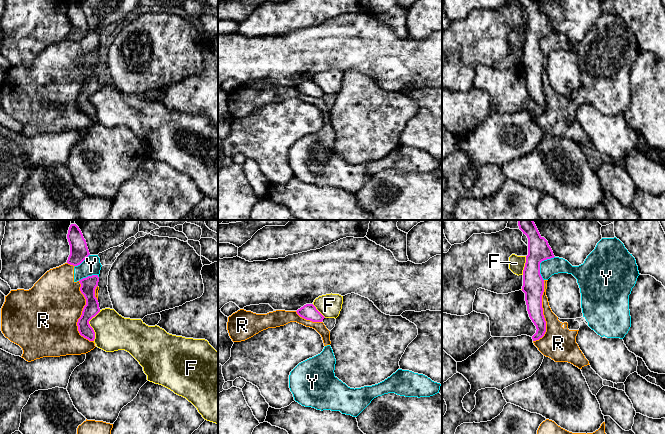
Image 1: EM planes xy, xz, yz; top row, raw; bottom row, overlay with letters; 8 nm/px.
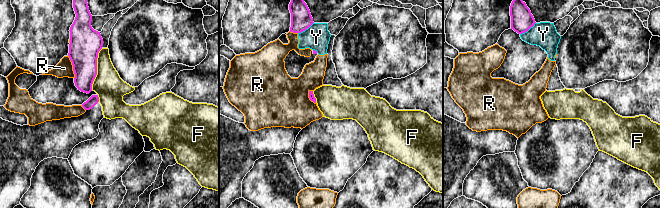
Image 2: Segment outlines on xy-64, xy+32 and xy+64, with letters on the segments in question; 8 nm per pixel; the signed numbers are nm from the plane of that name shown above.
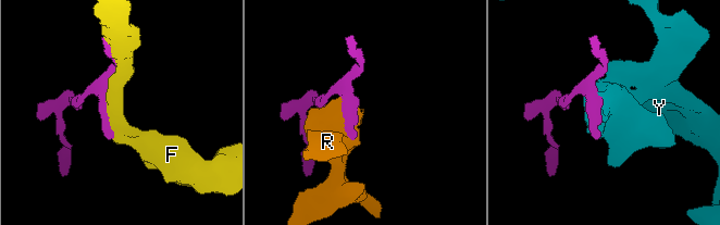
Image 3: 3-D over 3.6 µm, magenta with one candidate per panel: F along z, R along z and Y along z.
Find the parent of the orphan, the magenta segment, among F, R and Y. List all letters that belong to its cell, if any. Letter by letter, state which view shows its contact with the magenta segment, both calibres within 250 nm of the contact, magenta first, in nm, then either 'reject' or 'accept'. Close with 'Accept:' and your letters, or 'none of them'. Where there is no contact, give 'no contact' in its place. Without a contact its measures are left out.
F: contact in xy; calibres 120 and 300 nm; reject
R: contact in xy; calibres 130 and 460 nm; reject
Y: contact in yz; calibres 180 and 140 nm; reject
Accept: none of them

